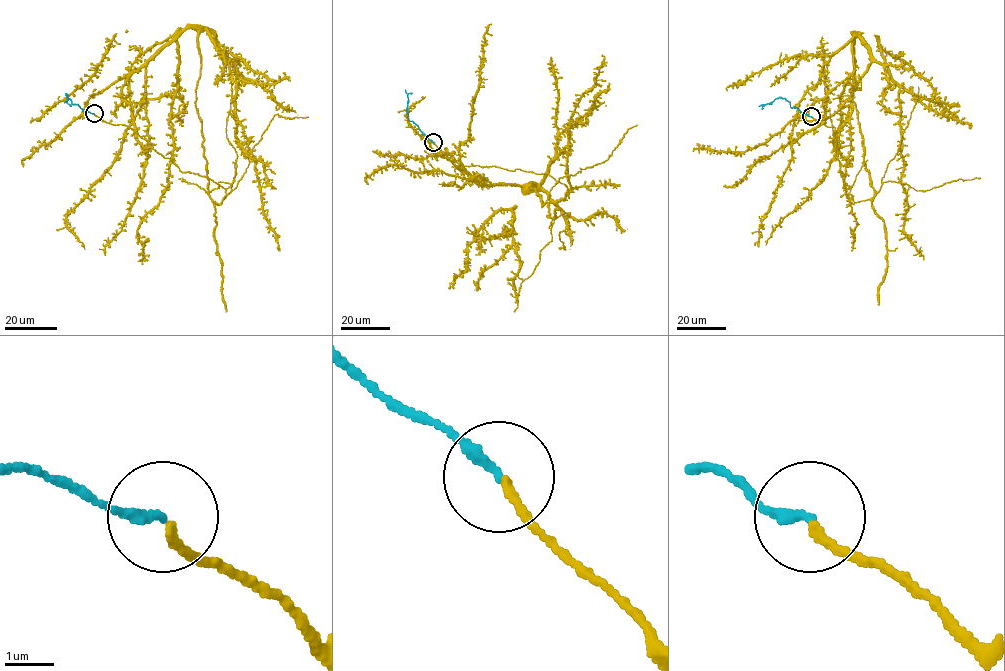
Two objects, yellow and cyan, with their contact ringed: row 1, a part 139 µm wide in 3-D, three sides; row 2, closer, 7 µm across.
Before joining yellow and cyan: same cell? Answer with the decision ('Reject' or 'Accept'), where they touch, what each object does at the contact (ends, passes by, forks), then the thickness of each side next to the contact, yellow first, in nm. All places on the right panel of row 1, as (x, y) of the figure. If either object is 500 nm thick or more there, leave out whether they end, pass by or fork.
Accept. Place: (811, 116). At the ring yellow ends. At the ring cyan ends. Thickness 170 nm (yellow) against 200 nm

